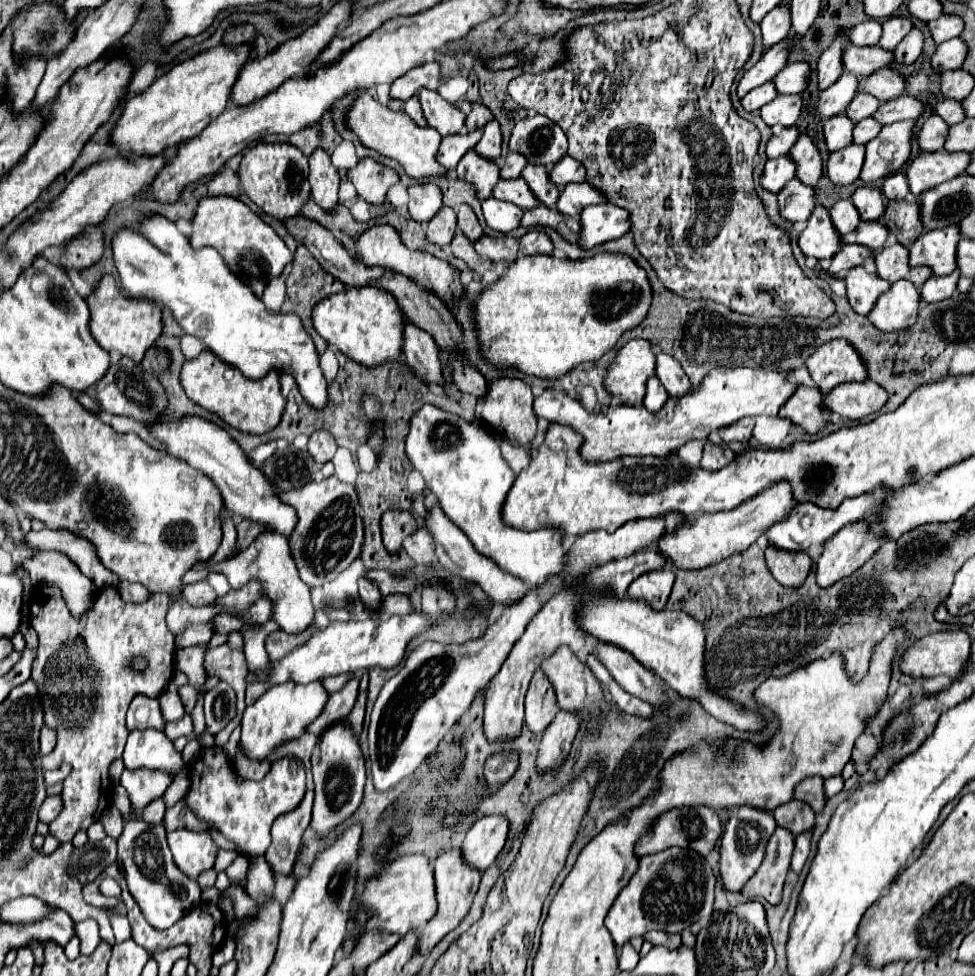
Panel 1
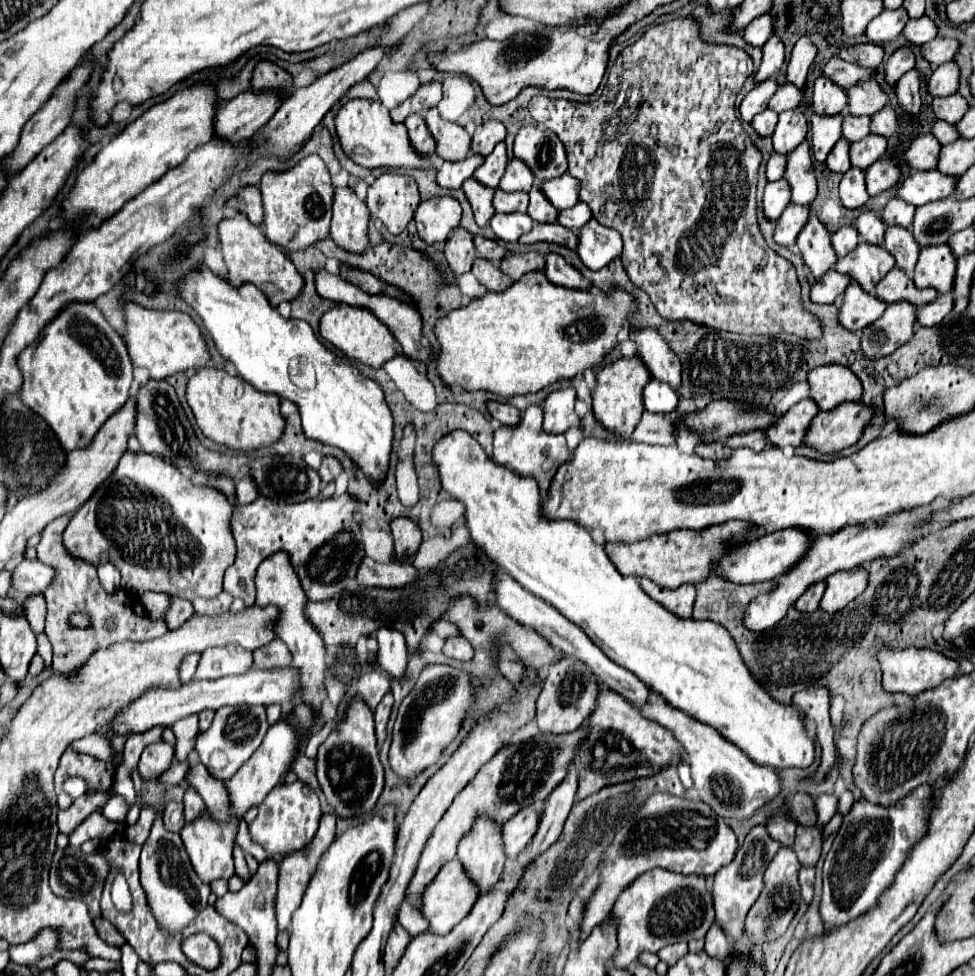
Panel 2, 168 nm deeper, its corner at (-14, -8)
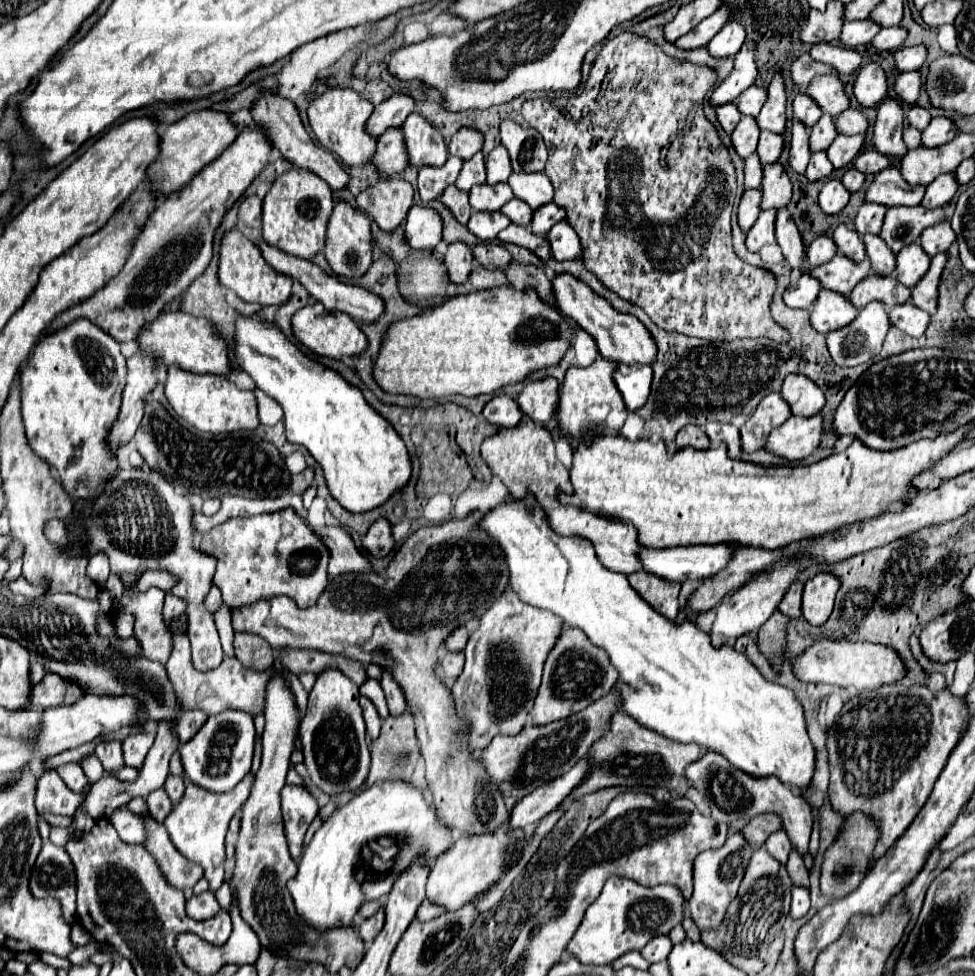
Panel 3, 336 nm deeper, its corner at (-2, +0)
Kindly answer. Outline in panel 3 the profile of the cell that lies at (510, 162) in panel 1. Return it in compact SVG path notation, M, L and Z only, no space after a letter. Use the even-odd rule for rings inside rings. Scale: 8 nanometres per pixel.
M498 146L494 148L488 156L486 156L486 182L488 184L498 184L498 182L508 182L512 174L512 166L510 166L510 156L506 152L506 148Z

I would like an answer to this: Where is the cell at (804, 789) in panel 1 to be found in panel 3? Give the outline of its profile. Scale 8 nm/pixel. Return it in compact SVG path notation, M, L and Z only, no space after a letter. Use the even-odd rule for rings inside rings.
M764 812L764 814L754 816L754 818L750 820L750 824L748 824L742 832L744 832L746 840L748 840L754 848L758 848L758 846L764 844L764 840L766 840L772 832L776 832L776 830L780 830L780 828L782 828L782 818L780 818L776 812Z

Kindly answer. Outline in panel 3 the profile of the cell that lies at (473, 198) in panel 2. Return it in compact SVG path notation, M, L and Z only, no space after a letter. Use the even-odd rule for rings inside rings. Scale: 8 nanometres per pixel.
M450 184L450 186L444 190L444 194L442 194L440 200L452 210L452 214L454 214L456 218L460 218L460 224L466 224L466 222L468 222L468 218L470 218L470 214L472 214L472 208L470 208L470 204L468 204L468 194L462 192L462 190L458 190L456 184Z

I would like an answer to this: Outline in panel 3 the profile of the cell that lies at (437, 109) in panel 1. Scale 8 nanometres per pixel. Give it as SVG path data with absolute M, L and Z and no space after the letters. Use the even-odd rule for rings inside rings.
M412 112L402 124L410 164L414 166L442 166L448 158L448 146L436 126Z

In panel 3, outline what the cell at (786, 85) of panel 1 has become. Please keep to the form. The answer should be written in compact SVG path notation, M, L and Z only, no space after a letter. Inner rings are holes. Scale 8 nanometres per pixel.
M750 86L750 88L746 88L746 92L742 92L736 98L738 110L746 116L758 116L758 112L762 110L762 106L766 102L766 96L768 96L768 90L764 86Z

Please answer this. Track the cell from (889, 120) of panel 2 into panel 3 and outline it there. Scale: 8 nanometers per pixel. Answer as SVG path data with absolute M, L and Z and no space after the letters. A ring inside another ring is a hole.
M848 108L834 120L840 134L864 134L868 130L868 118L862 108Z

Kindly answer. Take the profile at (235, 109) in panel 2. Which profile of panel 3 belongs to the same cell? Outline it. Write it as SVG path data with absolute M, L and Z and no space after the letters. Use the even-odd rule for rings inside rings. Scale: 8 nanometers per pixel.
M218 110L190 112L182 120L168 124L168 128L160 138L160 156L148 168L150 186L164 196L182 188L182 184L192 180L192 176L196 176L200 168L218 158L228 148L228 144L234 142L236 136L238 136L238 124L232 120L230 114Z

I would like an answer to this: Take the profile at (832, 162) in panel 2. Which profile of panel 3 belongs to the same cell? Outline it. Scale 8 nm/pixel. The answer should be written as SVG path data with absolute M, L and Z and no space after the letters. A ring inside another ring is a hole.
M826 150L812 152L810 164L808 164L808 168L806 168L806 178L808 178L808 180L820 180L820 178L830 176L832 170L834 170L834 166L830 164L830 160L828 160L828 156L826 156Z

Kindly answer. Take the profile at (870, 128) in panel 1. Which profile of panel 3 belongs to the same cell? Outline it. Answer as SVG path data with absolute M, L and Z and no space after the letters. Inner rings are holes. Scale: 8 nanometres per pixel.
M840 134L828 148L828 156L834 168L848 166L858 156L862 144L864 144L864 134L856 134L856 136Z

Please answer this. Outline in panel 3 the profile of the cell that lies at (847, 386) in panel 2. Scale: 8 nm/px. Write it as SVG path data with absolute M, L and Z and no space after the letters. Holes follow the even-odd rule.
M788 374L784 378L782 398L790 404L794 416L806 418L818 414L826 404L824 390L814 380L802 374Z

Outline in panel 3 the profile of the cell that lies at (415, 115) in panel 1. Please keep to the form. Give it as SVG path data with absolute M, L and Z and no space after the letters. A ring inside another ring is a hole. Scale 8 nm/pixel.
M394 126L388 128L378 138L378 150L372 158L372 164L384 174L394 176L400 174L408 166L408 154L406 154L406 142L402 136L402 128Z

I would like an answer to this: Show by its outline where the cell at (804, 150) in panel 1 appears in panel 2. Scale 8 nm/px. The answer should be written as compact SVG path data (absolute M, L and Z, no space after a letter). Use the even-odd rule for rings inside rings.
M804 140L794 152L788 154L784 180L790 184L790 190L792 190L790 202L792 204L808 206L816 198L818 186L816 186L816 178L814 178L808 140Z

